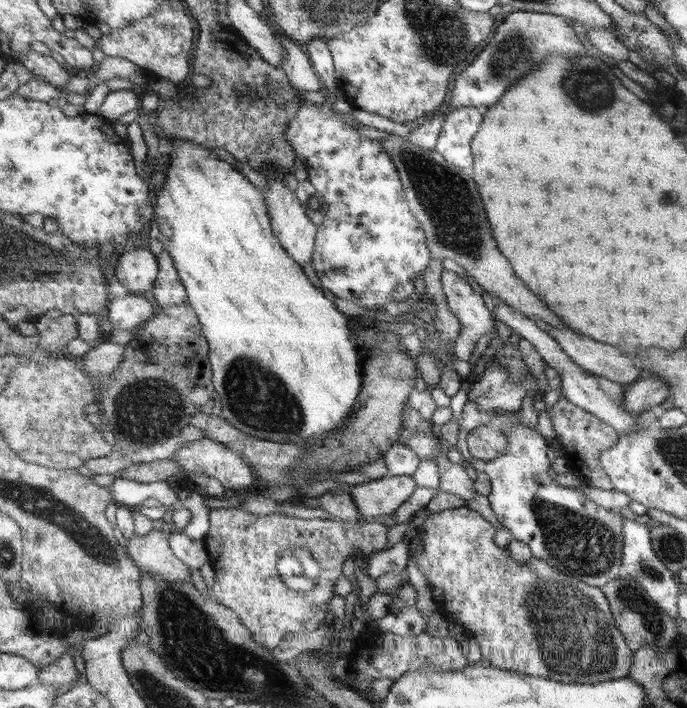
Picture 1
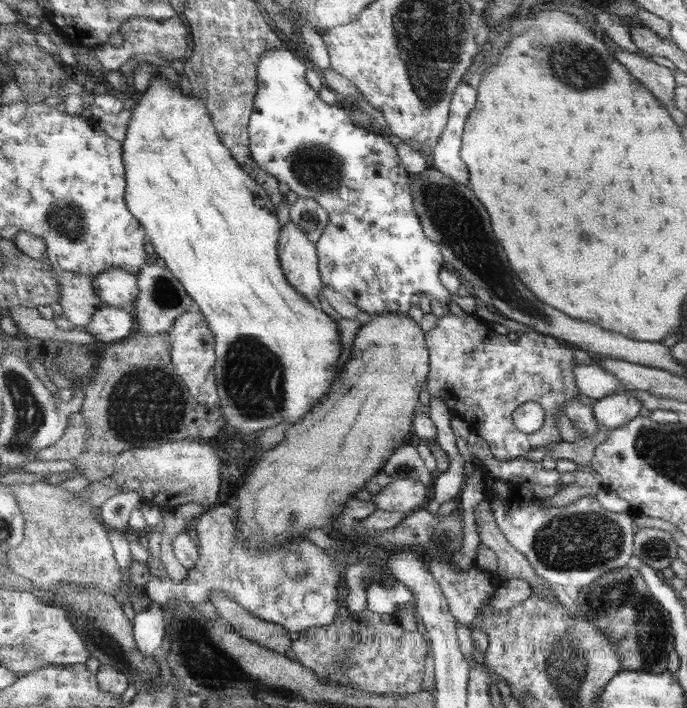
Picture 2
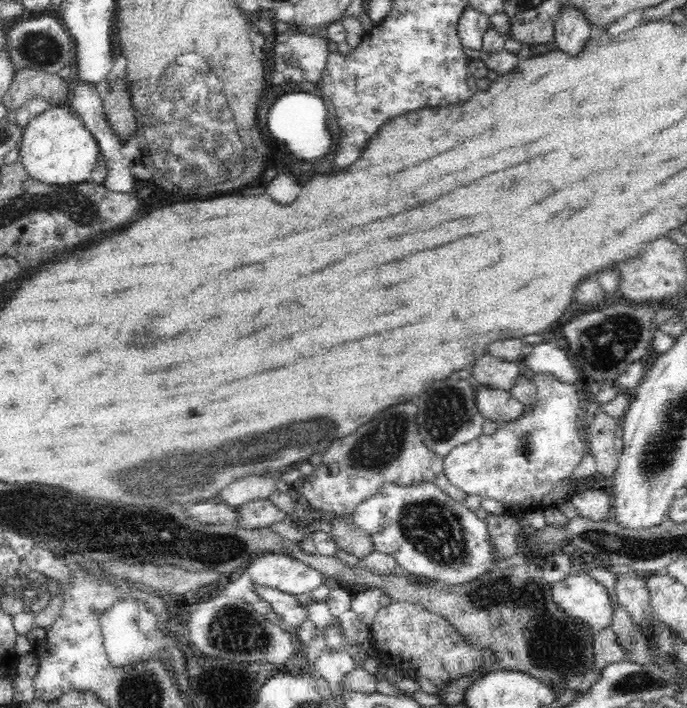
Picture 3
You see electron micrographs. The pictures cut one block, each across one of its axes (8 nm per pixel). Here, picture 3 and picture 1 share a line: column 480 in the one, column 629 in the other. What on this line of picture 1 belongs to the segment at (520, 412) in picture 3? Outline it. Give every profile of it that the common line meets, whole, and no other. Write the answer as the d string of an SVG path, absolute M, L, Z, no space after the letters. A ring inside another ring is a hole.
M646 375L627 386L624 407L631 414L658 410L661 402L670 395L669 385L658 376Z

